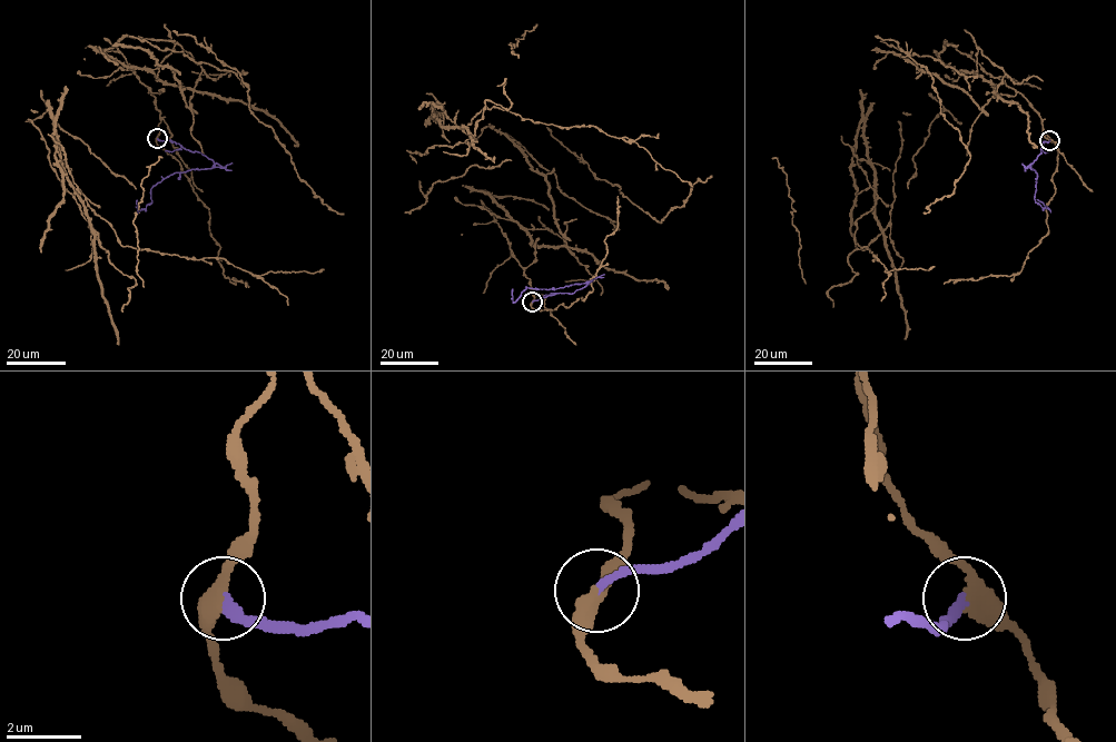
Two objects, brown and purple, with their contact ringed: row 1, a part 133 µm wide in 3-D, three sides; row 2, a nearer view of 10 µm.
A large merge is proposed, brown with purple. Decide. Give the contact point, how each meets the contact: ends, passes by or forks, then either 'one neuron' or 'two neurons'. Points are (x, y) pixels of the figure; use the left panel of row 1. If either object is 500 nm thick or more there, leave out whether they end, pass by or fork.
place (157, 138); brown passes by; purple ends; two neurons

